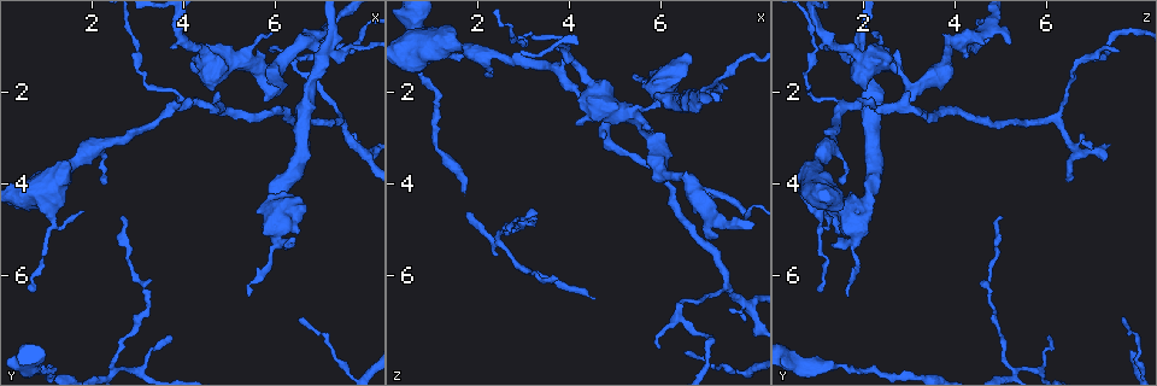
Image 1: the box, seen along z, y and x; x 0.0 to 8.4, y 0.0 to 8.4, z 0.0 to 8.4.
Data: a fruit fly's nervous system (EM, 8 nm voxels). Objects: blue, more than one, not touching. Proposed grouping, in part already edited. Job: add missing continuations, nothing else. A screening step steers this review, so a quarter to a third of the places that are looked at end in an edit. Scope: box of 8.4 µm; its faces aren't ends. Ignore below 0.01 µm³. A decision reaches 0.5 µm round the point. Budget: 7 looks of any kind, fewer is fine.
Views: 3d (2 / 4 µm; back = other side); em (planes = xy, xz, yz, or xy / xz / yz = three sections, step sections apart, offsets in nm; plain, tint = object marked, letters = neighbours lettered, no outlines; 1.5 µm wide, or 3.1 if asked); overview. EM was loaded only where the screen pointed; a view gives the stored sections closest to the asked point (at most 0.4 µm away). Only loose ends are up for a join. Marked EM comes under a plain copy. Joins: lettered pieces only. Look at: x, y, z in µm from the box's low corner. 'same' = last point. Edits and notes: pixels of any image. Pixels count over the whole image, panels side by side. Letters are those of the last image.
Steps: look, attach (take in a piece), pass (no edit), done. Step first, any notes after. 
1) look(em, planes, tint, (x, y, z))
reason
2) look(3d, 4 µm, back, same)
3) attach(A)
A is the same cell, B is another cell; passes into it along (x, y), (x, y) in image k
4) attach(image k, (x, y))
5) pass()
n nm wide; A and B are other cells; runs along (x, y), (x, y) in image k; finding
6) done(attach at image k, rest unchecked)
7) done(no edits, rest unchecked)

look(3d, 4 µm, (6.35, 5.30, 1.35))
an open end

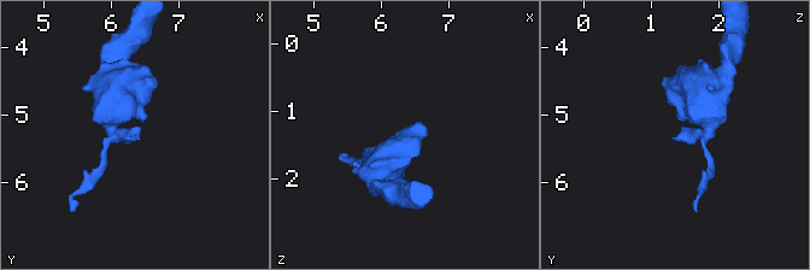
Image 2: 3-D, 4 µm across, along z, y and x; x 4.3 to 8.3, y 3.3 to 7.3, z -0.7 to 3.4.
look(em, xy, step 8, tint, (6.35, 5.35, 1.35))
need the tissue

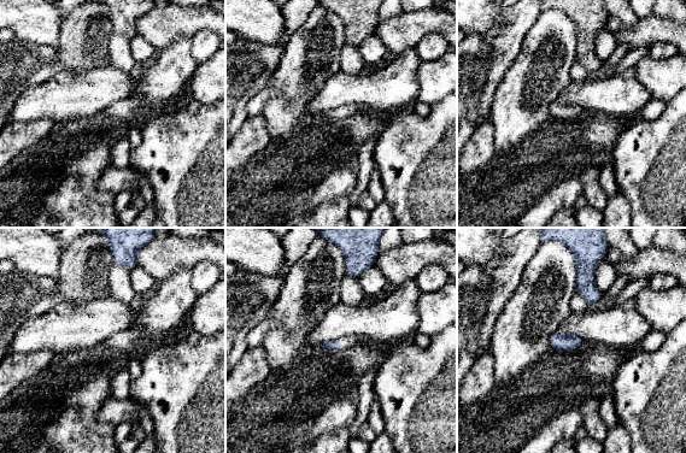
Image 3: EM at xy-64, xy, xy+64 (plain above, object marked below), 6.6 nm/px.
look(em, xz, step 4, letters, same)
another direction

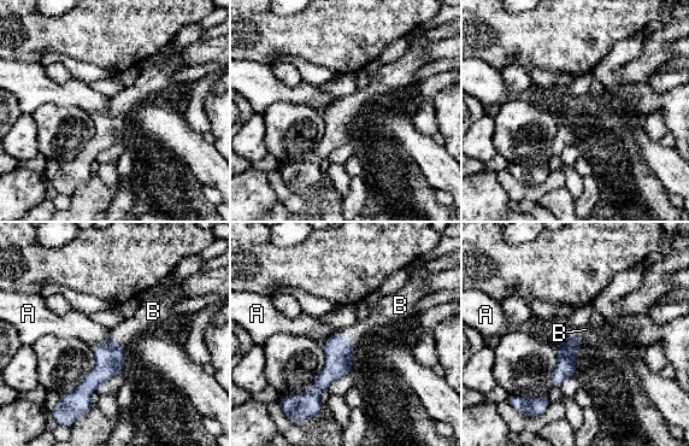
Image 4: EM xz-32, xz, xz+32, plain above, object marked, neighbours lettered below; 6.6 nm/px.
attach(B)
B is the same cell, A is another cell; passes into it along (339, 351), (346, 338), (377, 317) in image 4; the cell continues

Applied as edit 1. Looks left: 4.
look(em, xz, step 4, tint, (4.15, 1.55, 2.75))
an open end

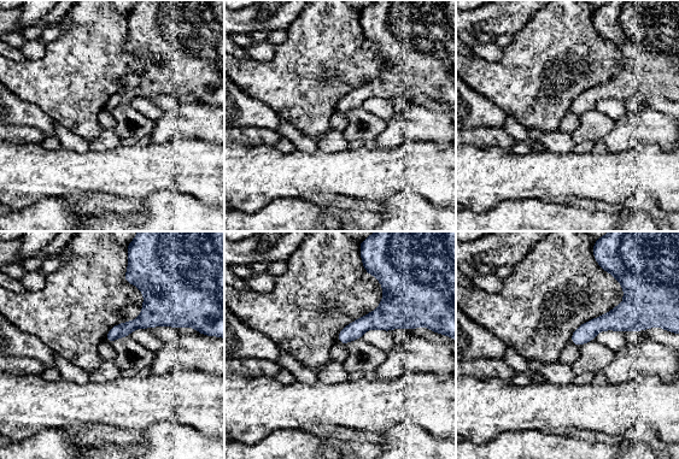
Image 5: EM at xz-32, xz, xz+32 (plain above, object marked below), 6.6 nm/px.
look(em, planes, letters, same)

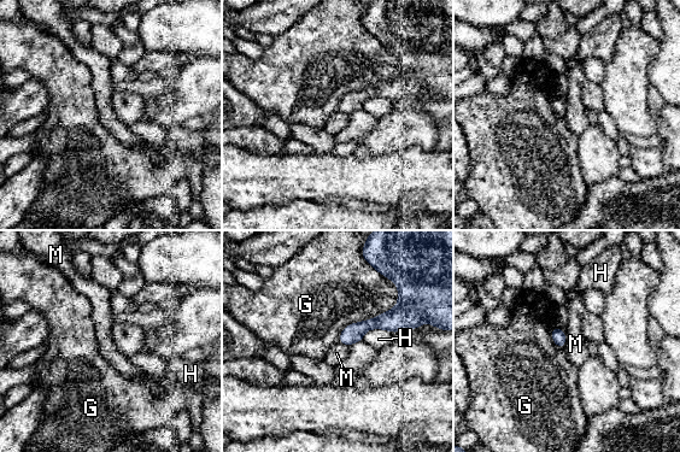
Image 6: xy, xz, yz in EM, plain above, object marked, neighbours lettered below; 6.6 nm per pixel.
pass()
G, H and M are other cells; no lettered piece goes on from it

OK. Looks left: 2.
look(em, xz, step 8, letters, (5.95, 1.10, 7.55))
branch stops here

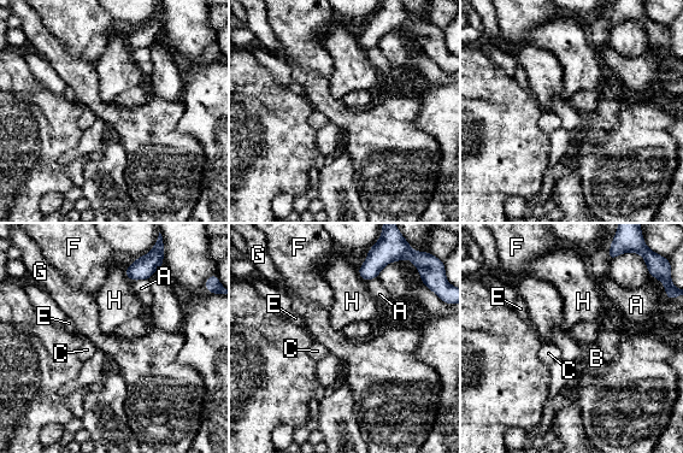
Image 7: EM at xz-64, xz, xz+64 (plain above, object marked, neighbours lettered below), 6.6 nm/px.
look(em, planes, letters, same)
cut it another way

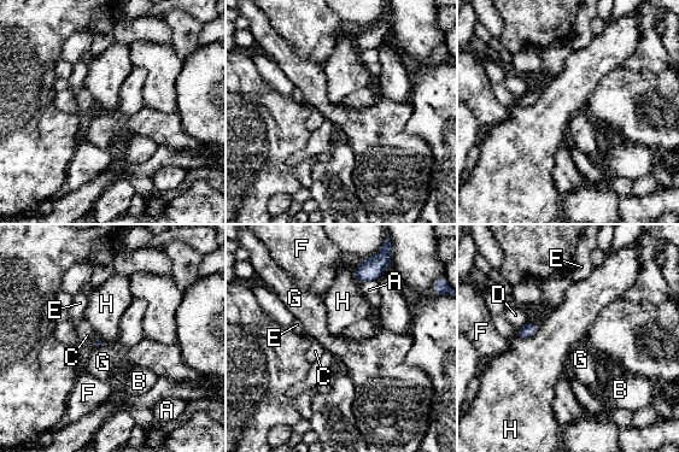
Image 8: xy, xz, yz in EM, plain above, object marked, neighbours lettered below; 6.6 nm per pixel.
pass()
H touches over 180 nm; A, B, C, D, E, F, G and H are other cells; none of them fits

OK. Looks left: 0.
done(attach at image 4, rest unchecked)

